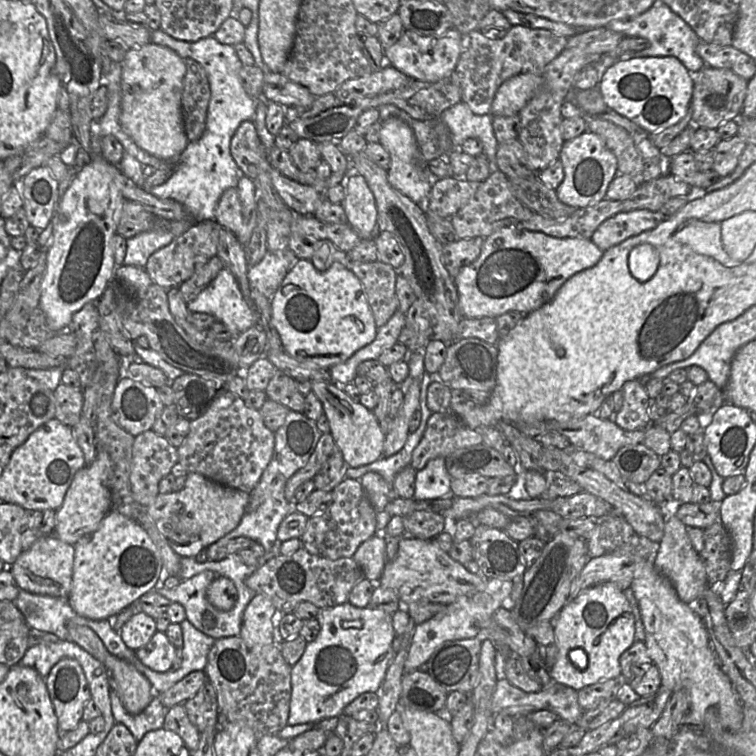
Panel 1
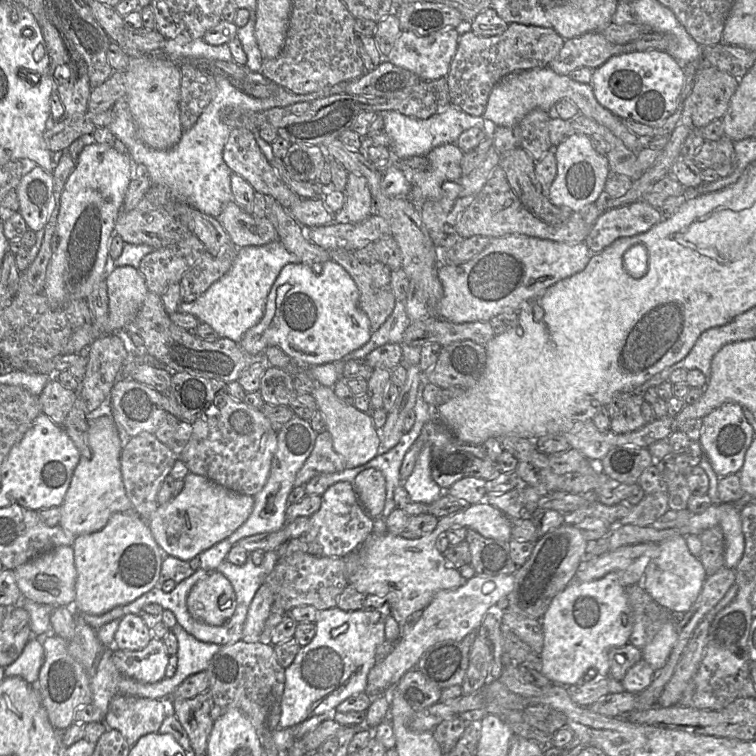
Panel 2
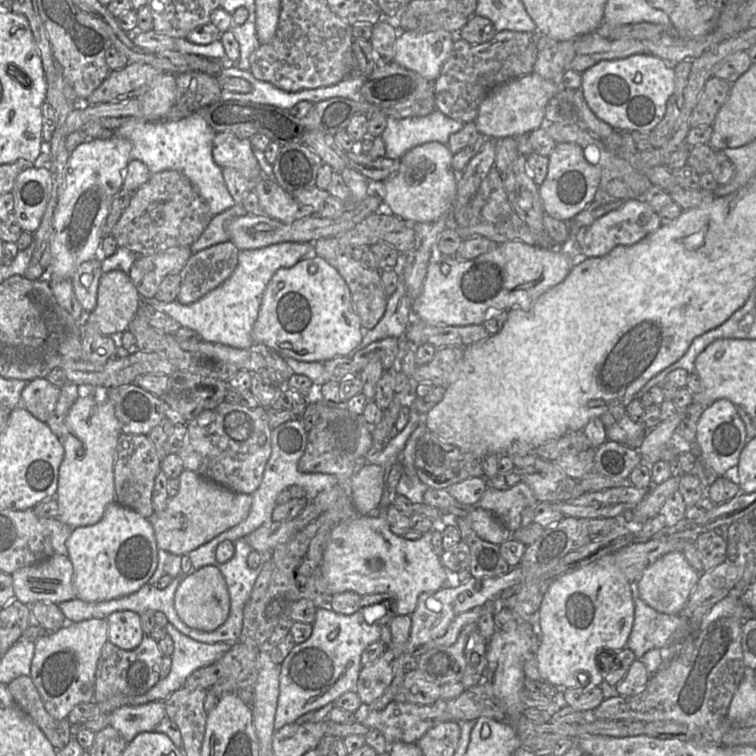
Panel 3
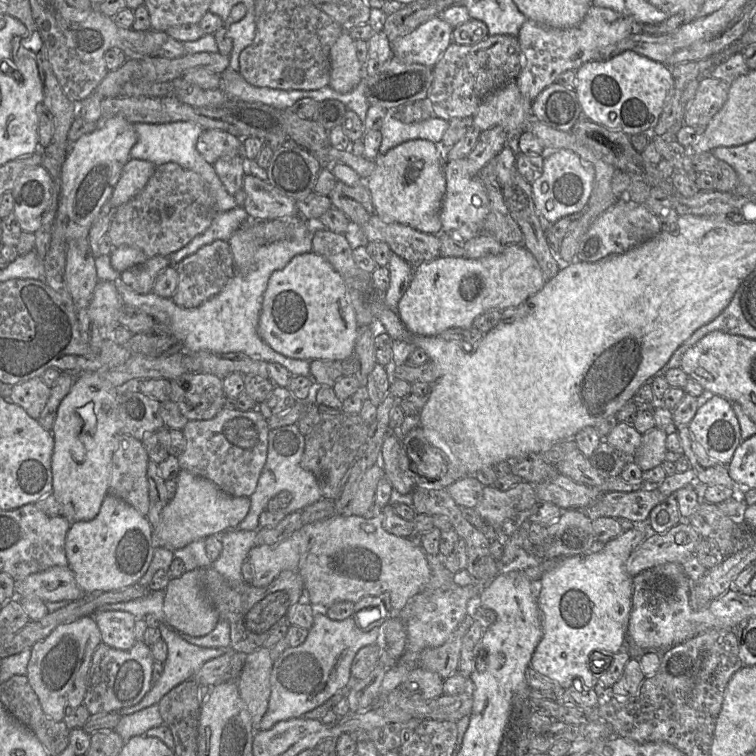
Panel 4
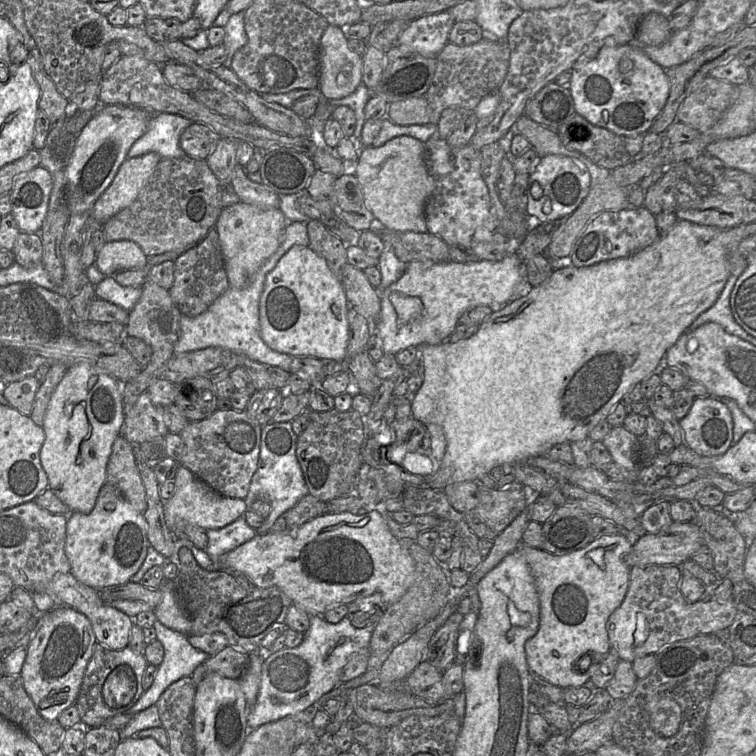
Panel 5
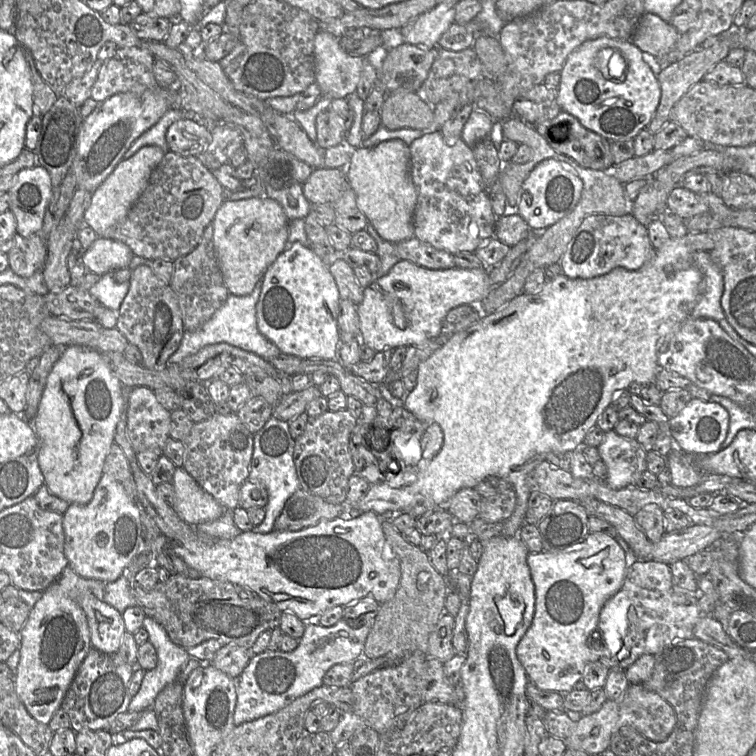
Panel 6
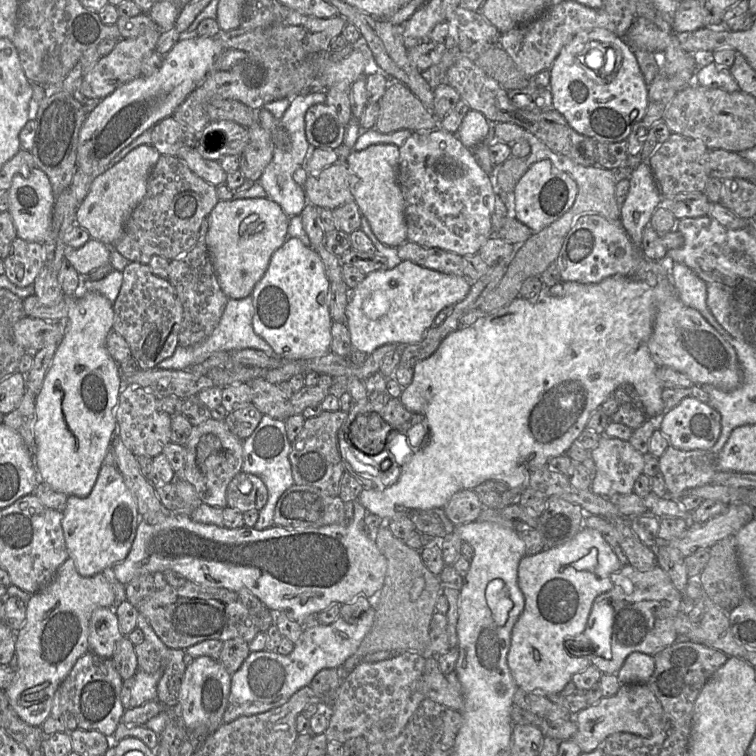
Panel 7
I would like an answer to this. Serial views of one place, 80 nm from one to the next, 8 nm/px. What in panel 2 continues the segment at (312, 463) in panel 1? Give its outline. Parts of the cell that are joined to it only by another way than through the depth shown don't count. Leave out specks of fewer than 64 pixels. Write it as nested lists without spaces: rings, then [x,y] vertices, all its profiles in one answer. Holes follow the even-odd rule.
[[[329,432],[317,434],[310,456],[296,474],[294,487],[304,486],[316,475],[339,473],[346,469],[345,460],[335,451]]]

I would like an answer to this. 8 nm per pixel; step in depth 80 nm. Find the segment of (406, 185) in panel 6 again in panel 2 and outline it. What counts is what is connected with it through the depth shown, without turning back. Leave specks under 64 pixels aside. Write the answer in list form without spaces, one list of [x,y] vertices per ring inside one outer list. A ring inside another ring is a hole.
[[[444,144],[432,149],[427,154],[427,169],[412,178],[411,200],[416,204],[427,200],[439,200],[443,196],[443,184],[447,181],[458,181],[463,176],[461,169],[463,155],[464,152],[455,144]]]

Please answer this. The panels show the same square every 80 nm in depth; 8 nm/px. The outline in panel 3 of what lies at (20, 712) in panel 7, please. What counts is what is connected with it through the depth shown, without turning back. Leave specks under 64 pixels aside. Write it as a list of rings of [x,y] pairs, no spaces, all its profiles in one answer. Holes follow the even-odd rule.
[[[106,619],[67,623],[35,642],[29,677],[33,681],[46,711],[56,720],[65,720],[78,704],[93,701],[94,678],[104,644],[108,641]]]

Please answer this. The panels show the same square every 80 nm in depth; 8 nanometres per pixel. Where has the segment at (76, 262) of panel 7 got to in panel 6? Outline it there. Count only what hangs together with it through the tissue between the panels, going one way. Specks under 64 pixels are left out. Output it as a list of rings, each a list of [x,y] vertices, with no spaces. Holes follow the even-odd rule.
[[[98,237],[82,254],[87,270],[100,276],[129,268],[133,257],[134,254],[129,246],[121,241],[104,237]]]

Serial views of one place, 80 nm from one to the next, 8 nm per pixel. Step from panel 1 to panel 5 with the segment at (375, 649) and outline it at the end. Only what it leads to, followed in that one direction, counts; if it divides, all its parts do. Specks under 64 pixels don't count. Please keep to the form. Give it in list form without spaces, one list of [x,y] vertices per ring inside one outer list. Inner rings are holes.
[[[322,615],[310,617],[310,626],[302,643],[295,648],[269,652],[264,660],[257,700],[249,707],[247,724],[250,730],[297,714],[339,684],[341,670],[348,660],[362,649],[367,649],[375,624],[355,628],[348,617],[338,623],[327,622]]]

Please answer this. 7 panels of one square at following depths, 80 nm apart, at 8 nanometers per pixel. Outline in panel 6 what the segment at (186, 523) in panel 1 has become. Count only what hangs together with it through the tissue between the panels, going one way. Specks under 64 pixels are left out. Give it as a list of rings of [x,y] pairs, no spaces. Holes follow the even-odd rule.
[[[183,466],[176,467],[172,484],[172,507],[182,520],[192,526],[217,520],[229,511],[205,492]]]

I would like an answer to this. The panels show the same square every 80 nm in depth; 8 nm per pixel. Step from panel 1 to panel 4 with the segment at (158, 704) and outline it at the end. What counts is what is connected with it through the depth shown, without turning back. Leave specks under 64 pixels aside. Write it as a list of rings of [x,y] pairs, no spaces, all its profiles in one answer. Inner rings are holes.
[[[158,704],[133,714],[121,716],[114,730],[126,743],[134,736],[143,736],[149,729],[163,725]]]

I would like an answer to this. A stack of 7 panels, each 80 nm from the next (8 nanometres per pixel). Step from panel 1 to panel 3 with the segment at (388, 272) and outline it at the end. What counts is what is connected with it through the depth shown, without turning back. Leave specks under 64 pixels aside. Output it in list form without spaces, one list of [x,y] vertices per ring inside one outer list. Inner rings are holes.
[[[337,237],[320,238],[313,242],[313,254],[324,258],[330,265],[335,267],[346,281],[352,297],[354,309],[361,319],[364,329],[372,329],[383,317],[388,295],[381,281],[381,270],[363,266],[353,258],[353,248],[340,243]]]

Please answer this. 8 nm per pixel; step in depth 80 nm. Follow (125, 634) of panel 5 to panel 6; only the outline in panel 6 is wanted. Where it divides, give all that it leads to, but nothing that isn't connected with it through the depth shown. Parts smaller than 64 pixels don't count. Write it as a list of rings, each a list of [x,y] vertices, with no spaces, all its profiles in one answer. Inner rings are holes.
[[[92,593],[81,594],[79,604],[89,626],[91,646],[105,654],[117,653],[125,633],[122,614]]]

